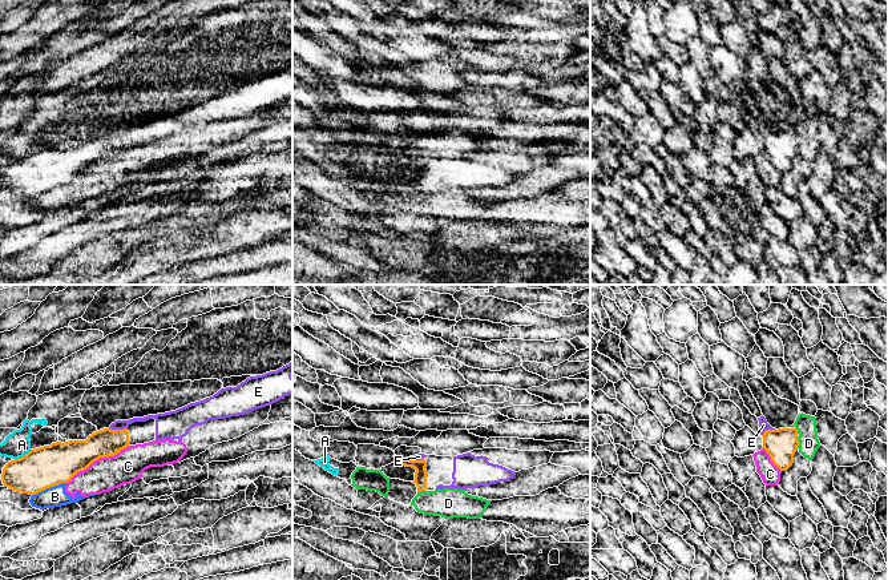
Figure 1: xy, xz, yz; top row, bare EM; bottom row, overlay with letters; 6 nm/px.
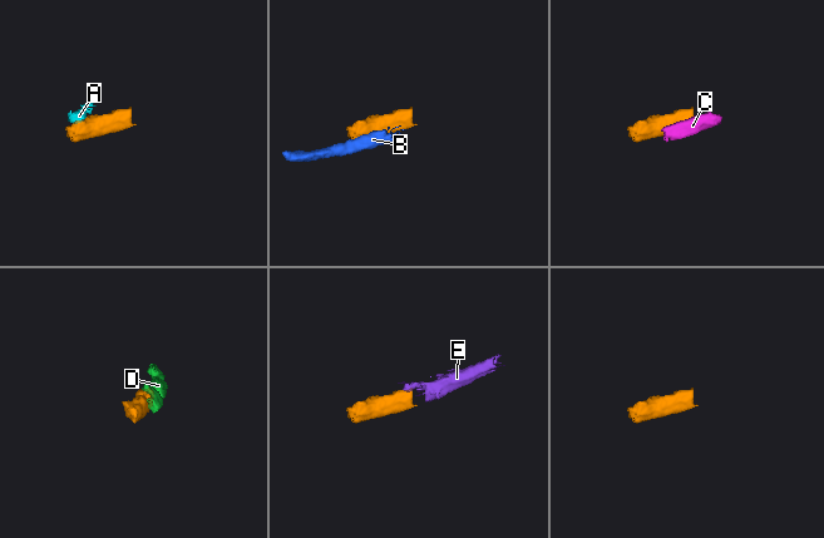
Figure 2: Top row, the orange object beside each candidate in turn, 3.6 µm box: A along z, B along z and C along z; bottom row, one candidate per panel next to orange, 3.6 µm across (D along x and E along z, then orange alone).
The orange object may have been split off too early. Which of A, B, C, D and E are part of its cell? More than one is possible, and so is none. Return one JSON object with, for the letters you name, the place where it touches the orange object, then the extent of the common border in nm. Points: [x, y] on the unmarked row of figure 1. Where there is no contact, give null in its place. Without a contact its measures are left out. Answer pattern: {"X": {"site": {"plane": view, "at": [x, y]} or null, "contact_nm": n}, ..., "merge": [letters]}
{"E": {"site": {"plane": "xy", "at": [118, 132]}, "contact_nm": 110}, "merge": ["E"]}

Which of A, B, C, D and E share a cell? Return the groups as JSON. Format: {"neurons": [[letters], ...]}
{"neurons": [["A"], ["B", "C"], ["D"], ["E"]]}

